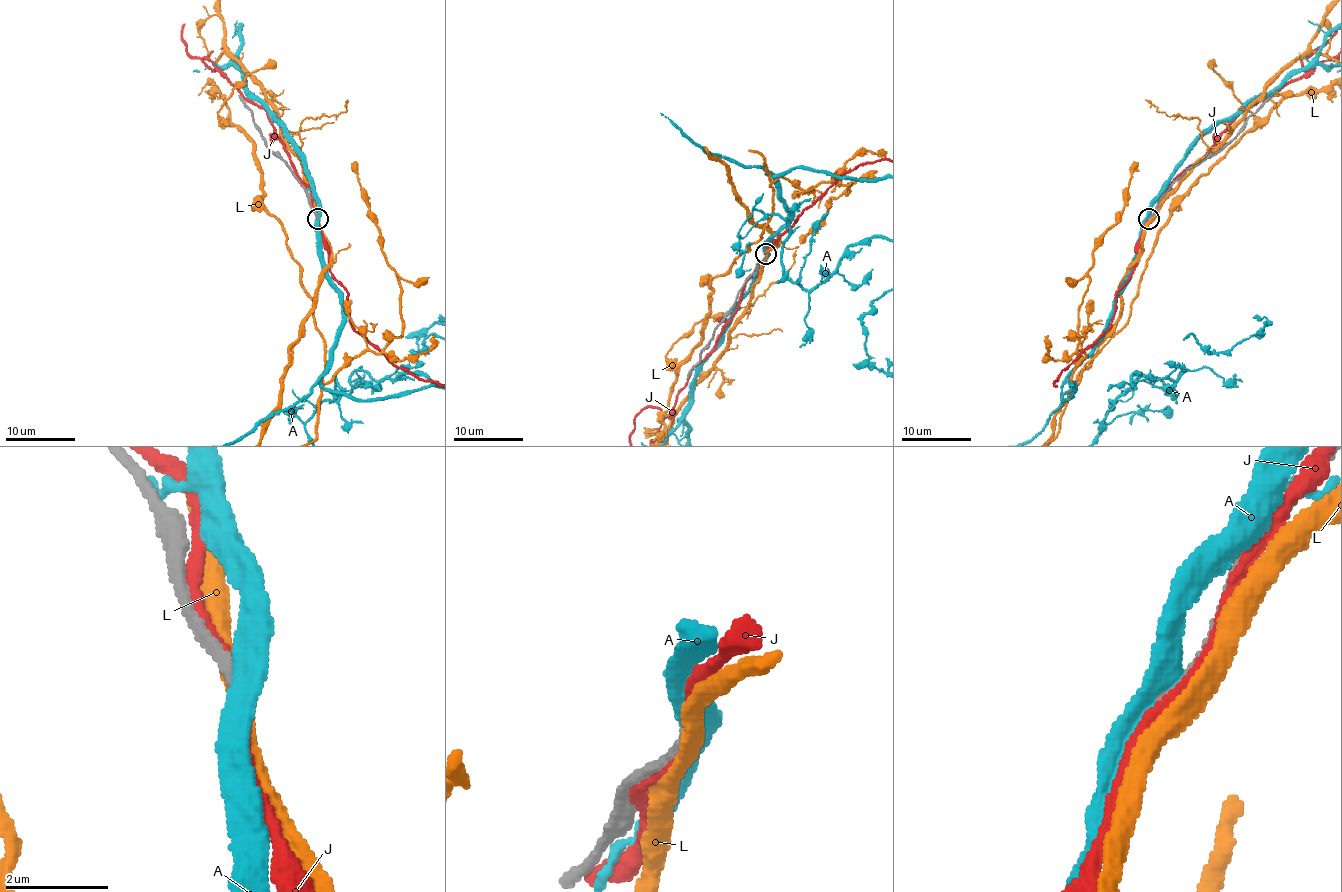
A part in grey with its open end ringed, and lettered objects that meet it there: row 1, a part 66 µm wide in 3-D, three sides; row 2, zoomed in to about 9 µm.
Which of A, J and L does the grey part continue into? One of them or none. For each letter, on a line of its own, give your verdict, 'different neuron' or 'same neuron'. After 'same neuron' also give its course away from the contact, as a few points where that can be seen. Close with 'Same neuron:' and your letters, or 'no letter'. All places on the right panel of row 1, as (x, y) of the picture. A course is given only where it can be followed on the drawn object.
A: different neuron
J: different neuron
L: different neuron
Same neuron: no letter

